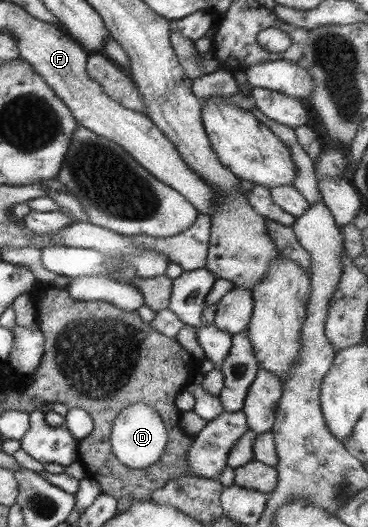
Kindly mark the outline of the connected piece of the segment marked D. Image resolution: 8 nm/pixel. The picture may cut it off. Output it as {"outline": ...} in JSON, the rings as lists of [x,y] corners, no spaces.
{"outline":[[[135,403],[125,407],[114,419],[110,430],[112,453],[119,463],[132,469],[145,469],[154,465],[167,446],[167,431],[164,422],[152,406]]]}

